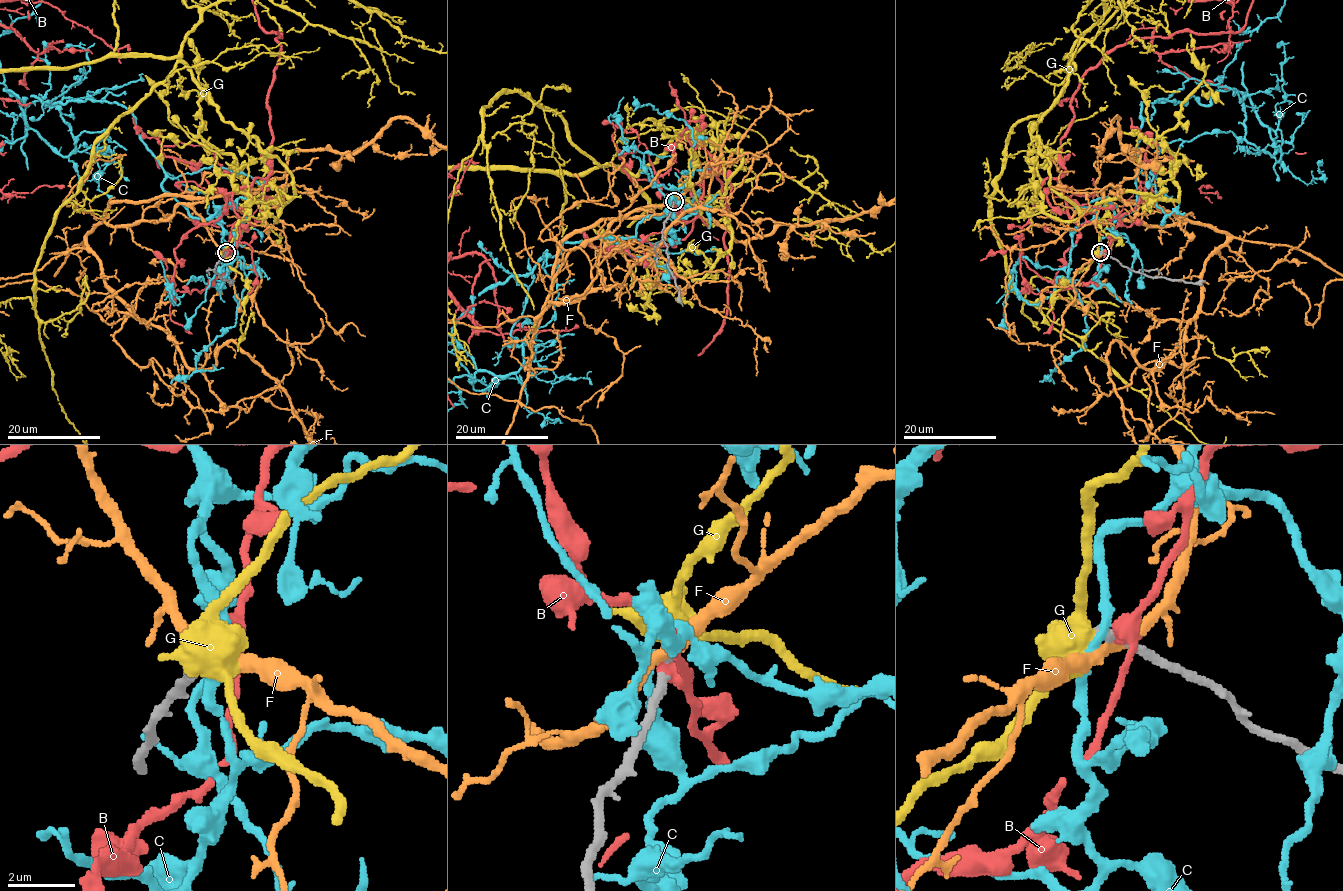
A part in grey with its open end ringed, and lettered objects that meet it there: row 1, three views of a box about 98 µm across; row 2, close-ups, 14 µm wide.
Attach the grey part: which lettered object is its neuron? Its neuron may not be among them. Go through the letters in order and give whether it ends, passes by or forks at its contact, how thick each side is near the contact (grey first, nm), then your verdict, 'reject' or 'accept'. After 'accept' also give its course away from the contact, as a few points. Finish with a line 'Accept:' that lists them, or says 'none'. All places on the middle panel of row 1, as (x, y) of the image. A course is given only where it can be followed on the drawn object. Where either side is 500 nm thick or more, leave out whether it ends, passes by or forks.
B: it passes by; 340 nm thick on the grey side, 420 nm on the other; reject
C: it passes by; 280 nm thick on the grey side, 260 nm on the other; reject
F: it passes by; 300 nm thick on the grey side, 360 nm on the other; reject
G: 260 nm thick on the grey side, 550 nm on the other; reject
Accept: none

